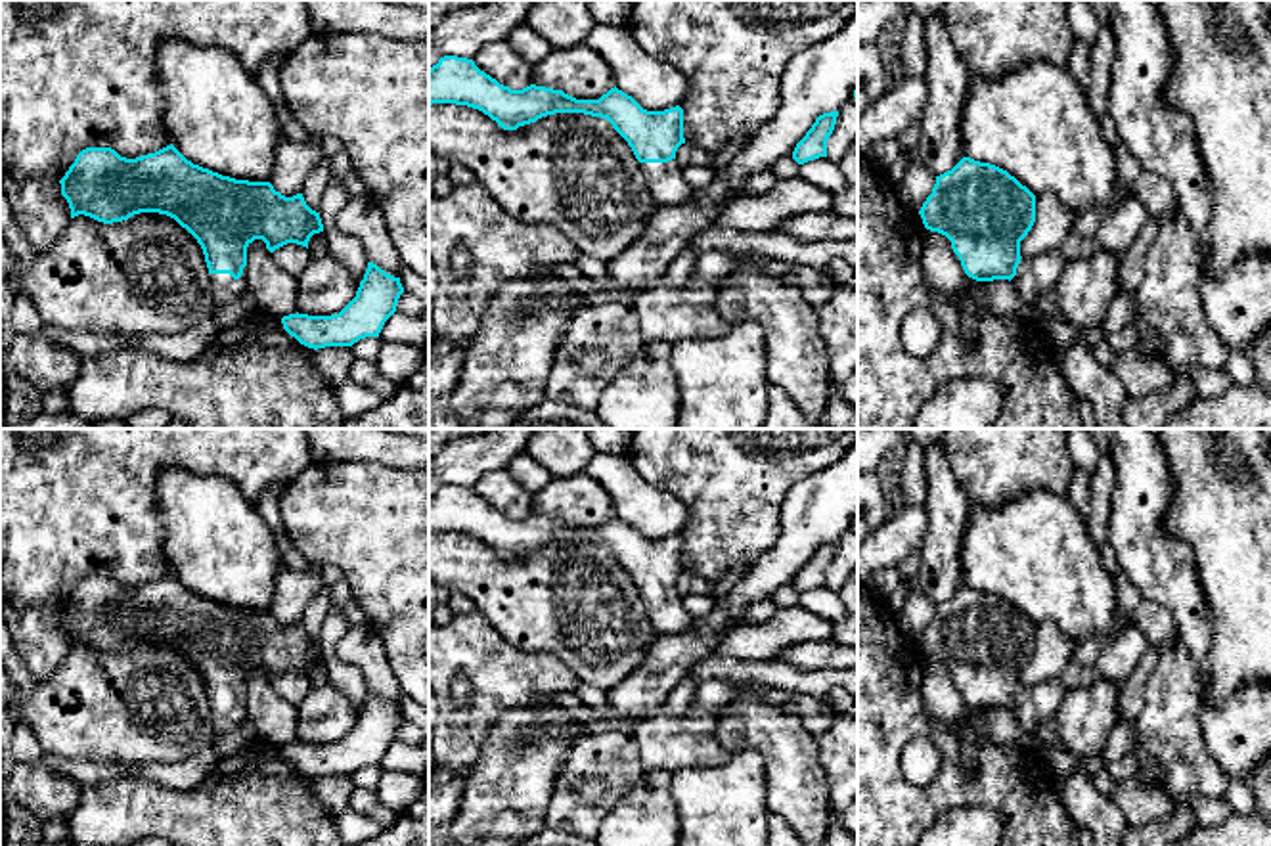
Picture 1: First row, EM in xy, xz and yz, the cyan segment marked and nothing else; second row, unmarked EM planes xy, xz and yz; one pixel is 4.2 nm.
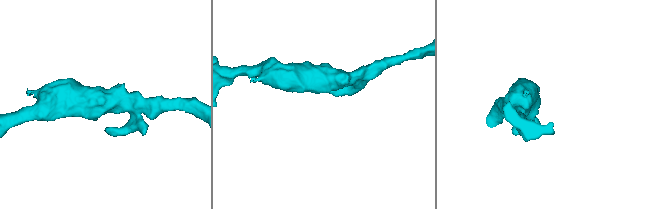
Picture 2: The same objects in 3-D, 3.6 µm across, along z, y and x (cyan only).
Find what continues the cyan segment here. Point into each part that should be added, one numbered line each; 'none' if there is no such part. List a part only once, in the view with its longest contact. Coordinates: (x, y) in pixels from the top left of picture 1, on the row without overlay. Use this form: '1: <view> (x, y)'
1: xy (224, 716)

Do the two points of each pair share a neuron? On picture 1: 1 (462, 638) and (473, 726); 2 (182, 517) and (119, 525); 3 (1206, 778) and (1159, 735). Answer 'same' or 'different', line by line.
1: same
2: different
3: same

